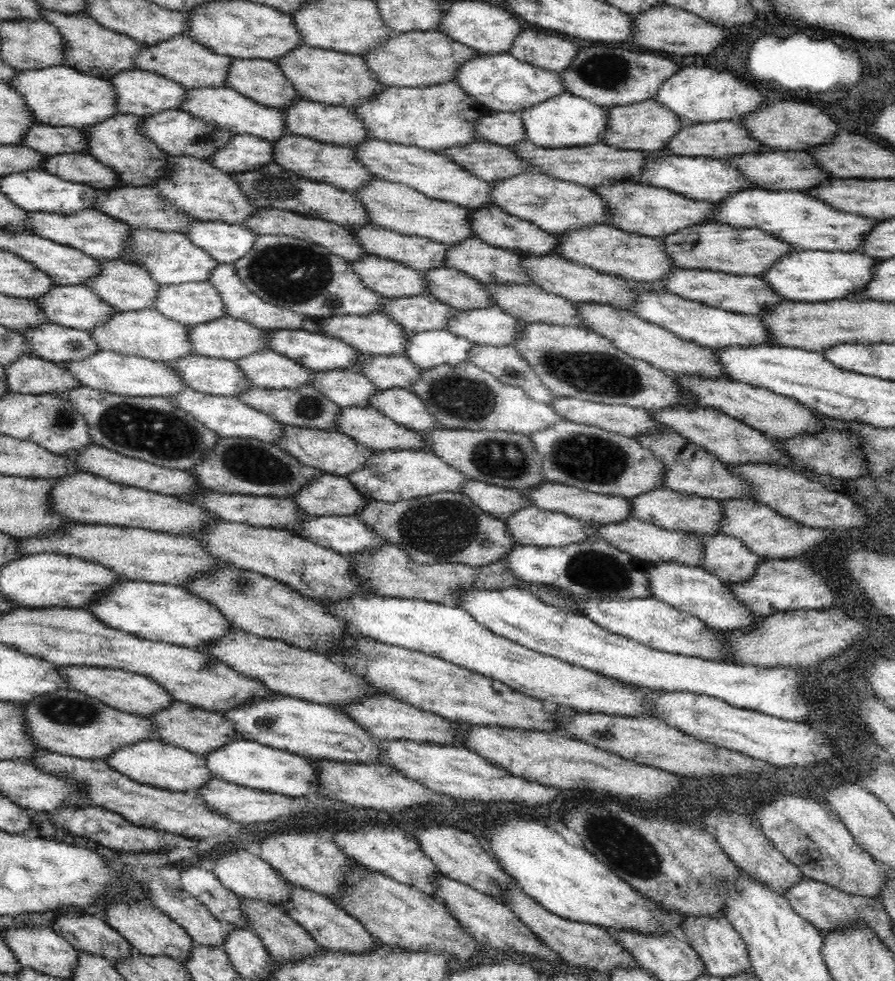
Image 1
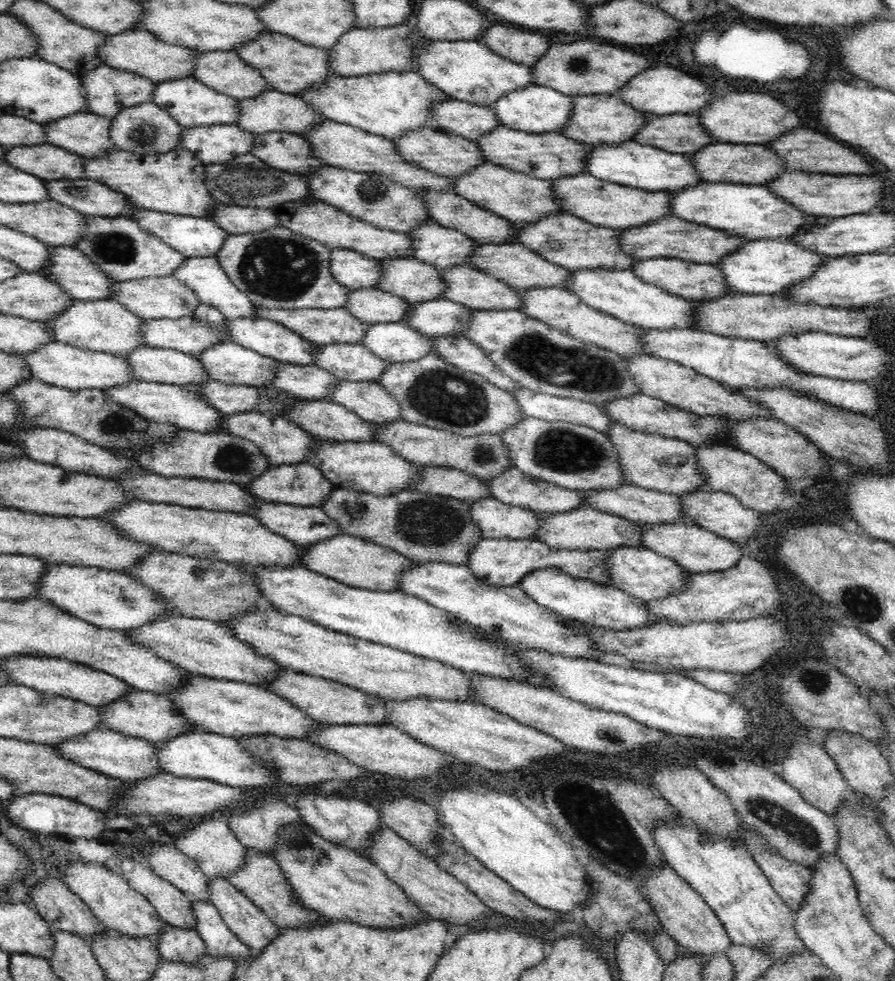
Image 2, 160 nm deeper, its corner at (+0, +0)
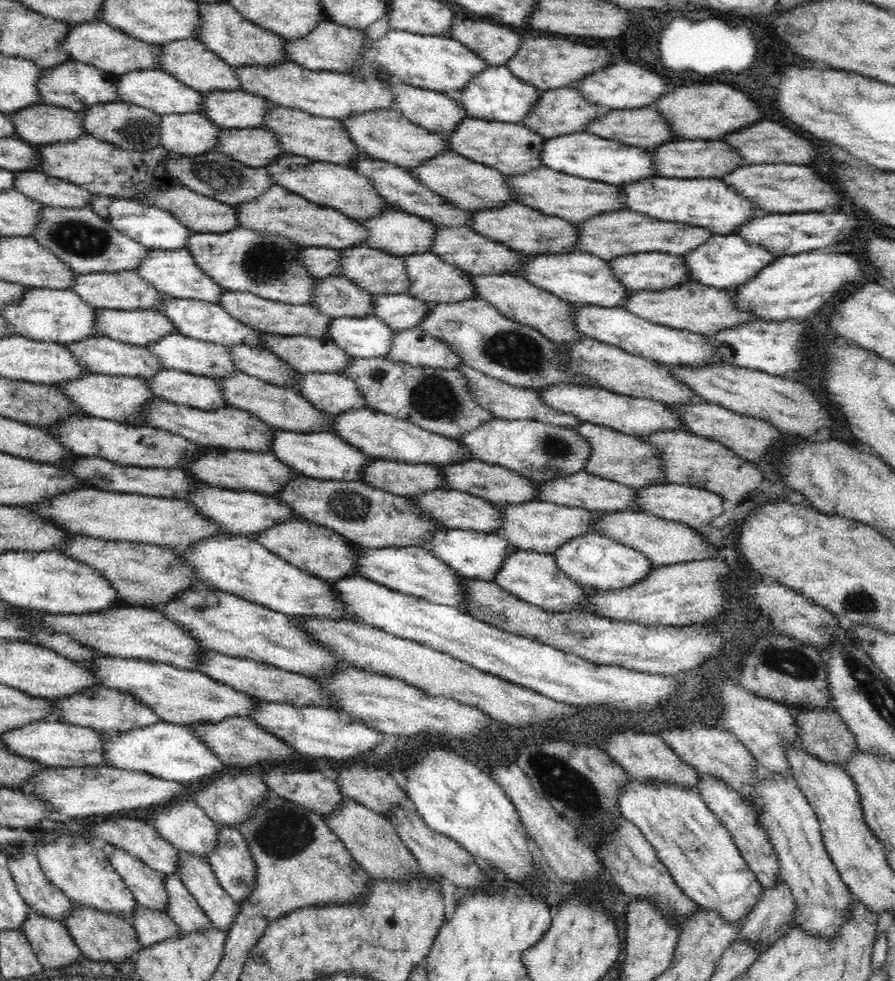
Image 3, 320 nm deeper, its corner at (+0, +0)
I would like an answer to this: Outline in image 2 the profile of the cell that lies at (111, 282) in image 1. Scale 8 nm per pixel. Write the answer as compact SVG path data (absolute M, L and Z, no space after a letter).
M51 245L51 265L40 272L59 284L78 300L113 300L111 290L118 282L100 270L89 258L72 246Z

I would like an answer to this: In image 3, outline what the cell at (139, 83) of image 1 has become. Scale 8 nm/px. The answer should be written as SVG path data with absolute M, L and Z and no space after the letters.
M71 59L59 65L43 69L37 87L41 102L44 104L81 112L82 109L90 108L93 104L116 101L118 93L115 80L116 75L112 72L104 72L90 64Z

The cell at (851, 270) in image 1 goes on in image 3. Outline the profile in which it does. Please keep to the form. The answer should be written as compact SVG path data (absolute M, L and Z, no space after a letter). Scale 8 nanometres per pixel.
M712 235L693 251L683 254L685 267L691 278L700 284L717 289L733 290L739 284L752 280L767 264L773 263L780 254L774 254L757 244L746 242L740 235Z

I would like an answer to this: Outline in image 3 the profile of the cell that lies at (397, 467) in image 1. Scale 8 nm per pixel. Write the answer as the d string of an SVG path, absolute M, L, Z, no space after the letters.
M282 429L276 430L276 434L274 434L271 453L296 472L322 480L361 480L363 468L372 458L330 432L305 434Z

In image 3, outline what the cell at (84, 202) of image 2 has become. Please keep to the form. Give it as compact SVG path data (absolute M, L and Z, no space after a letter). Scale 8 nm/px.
M40 170L16 171L13 189L30 200L56 208L86 207L96 195L70 182L47 176Z

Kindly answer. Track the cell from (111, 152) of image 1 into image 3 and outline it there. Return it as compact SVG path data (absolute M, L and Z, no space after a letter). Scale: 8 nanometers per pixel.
M38 103L19 108L8 115L15 136L34 146L71 141L87 133L81 112L68 108Z

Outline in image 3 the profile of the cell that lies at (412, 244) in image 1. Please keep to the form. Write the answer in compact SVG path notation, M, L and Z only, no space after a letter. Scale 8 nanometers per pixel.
M272 185L259 197L234 205L239 226L254 232L267 232L285 236L298 246L335 248L336 250L365 244L365 228L339 210L306 200L299 194L286 190L283 186Z

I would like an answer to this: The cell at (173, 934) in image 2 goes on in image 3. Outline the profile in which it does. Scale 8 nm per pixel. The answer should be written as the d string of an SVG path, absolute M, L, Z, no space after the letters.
M140 904L136 905L136 912L129 922L144 947L183 934L166 912L146 908Z

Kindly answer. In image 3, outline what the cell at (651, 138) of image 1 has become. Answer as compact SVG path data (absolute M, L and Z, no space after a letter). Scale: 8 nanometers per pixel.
M562 87L541 89L539 103L530 109L530 112L521 120L521 124L529 128L532 132L543 136L546 139L560 135L584 132L586 125L591 123L596 117L604 114L604 108L598 104L588 102L578 88Z

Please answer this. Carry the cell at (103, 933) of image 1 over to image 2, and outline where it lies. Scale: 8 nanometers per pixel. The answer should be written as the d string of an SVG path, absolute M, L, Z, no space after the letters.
M54 876L38 880L30 888L29 896L36 905L37 913L50 929L74 933L74 935L85 940L96 933L104 933L108 930L104 924L98 921L98 918L90 911L87 904L78 895L74 895L65 886L64 882L60 882Z

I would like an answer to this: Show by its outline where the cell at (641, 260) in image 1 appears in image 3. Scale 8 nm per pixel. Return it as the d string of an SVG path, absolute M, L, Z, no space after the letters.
M516 202L486 210L471 211L471 214L468 226L470 229L494 242L522 251L524 255L575 252L577 228L563 218L542 214L538 210Z

